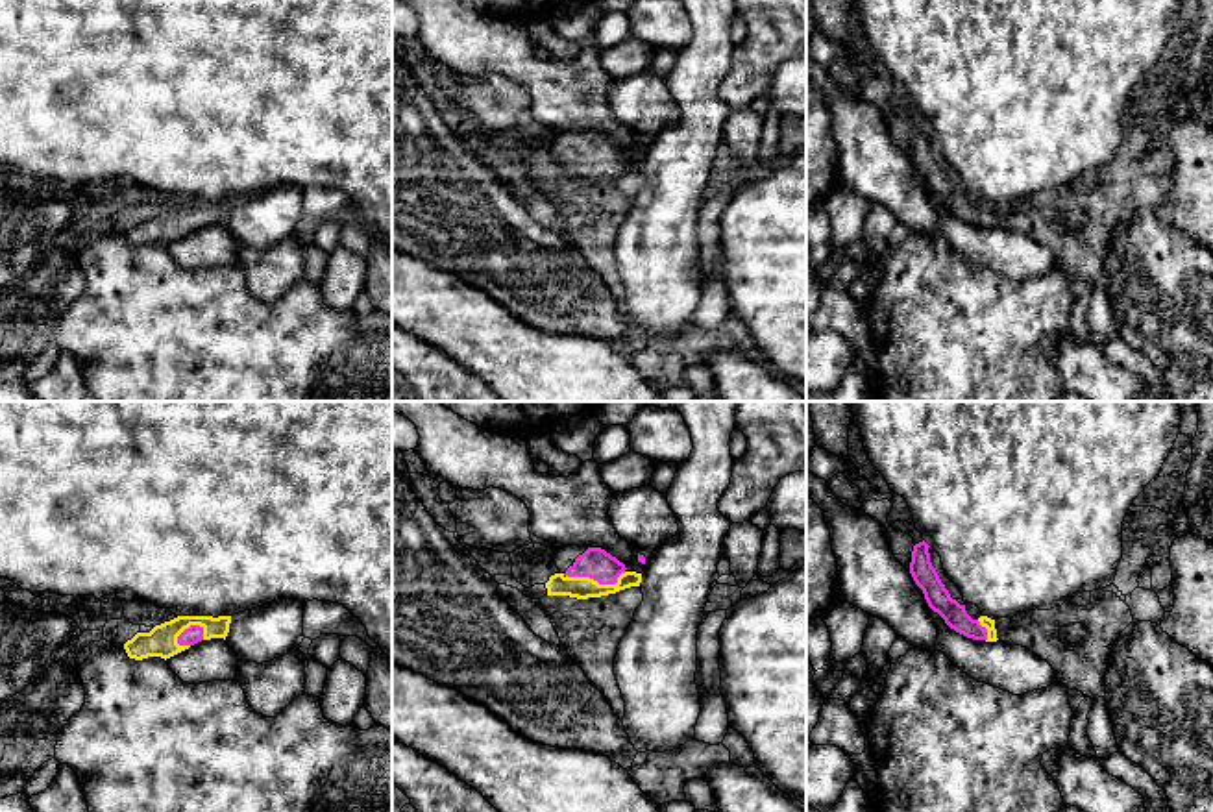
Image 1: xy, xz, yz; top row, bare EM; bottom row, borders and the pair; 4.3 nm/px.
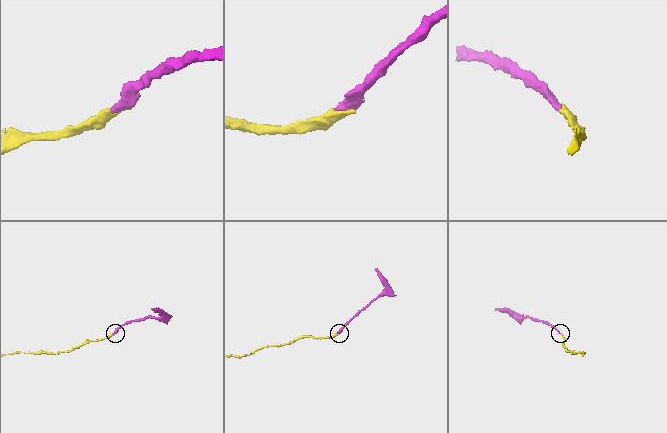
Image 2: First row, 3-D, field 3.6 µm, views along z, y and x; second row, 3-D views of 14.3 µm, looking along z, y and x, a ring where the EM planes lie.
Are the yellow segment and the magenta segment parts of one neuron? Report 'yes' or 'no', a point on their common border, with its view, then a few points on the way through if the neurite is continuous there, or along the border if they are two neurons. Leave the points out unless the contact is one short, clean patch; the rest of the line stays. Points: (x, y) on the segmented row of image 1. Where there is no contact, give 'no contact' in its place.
yes; contact xz (594, 581); way xz (575, 587), (581, 581), (594, 581), (598, 565)

